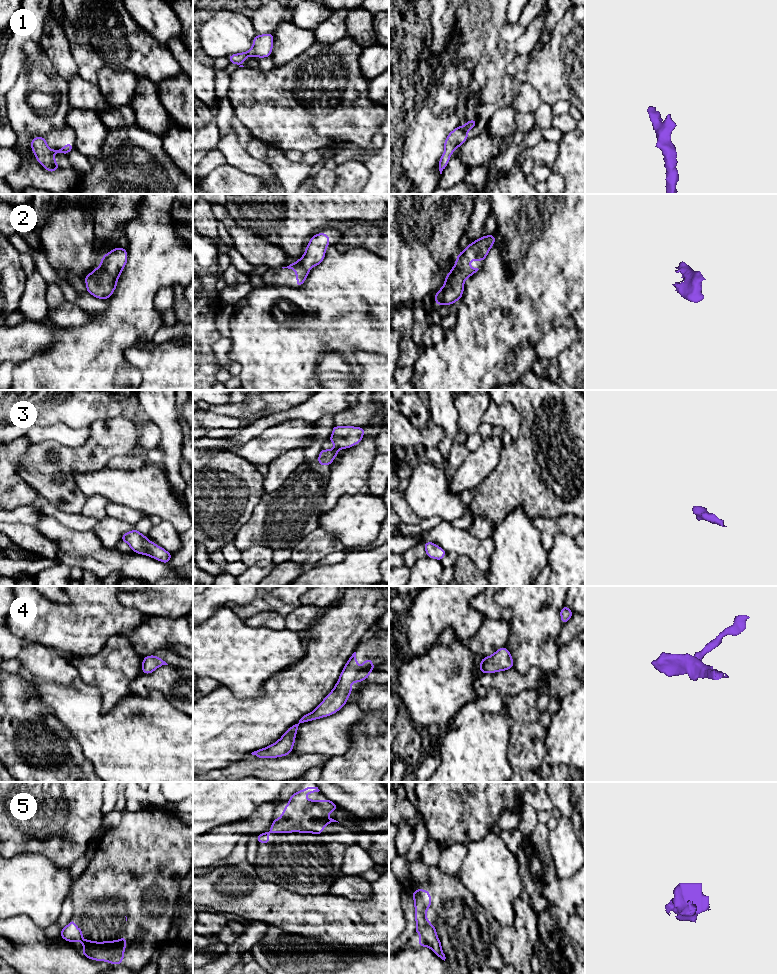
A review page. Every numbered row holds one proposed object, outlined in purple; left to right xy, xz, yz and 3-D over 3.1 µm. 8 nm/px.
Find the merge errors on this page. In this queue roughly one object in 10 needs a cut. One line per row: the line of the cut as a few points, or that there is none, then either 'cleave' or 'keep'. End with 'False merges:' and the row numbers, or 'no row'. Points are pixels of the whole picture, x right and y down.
1: no cut; keep
2: no cut; keep
3: no cut; keep
4: no cut; keep
5: no cut; keep
False merges: no row

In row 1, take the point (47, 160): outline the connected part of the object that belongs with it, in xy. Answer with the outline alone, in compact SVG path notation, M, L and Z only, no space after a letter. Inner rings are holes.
M35 137L31 140L31 149L35 154L37 161L49 172L55 172L59 169L53 155L55 153L67 155L73 148L73 144L67 143L62 149L51 150L46 143L46 138Z

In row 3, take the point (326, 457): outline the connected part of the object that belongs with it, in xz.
M334 426L332 431L334 434L328 439L335 445L335 448L332 450L321 449L317 462L320 465L330 465L338 455L339 449L346 449L360 443L365 434L363 427Z

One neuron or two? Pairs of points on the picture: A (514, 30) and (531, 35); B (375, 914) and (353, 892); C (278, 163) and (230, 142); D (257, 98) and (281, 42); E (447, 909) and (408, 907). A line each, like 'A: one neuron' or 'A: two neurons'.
A: two neurons
B: two neurons
C: two neurons
D: two neurons
E: one neuron

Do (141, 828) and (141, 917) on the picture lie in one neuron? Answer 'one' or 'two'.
one

